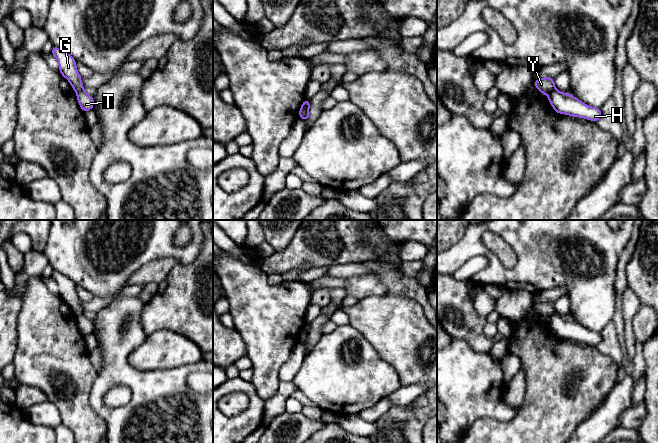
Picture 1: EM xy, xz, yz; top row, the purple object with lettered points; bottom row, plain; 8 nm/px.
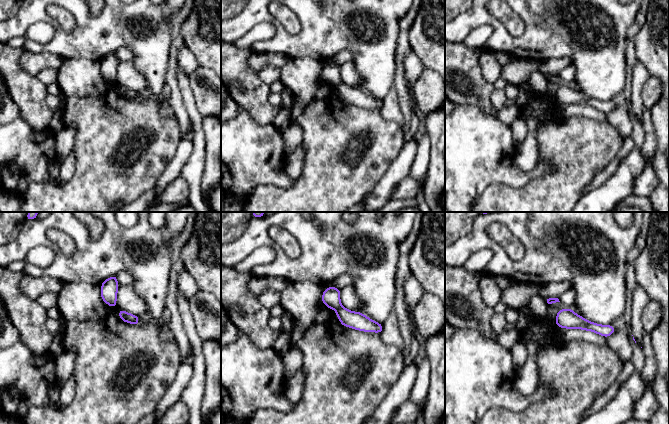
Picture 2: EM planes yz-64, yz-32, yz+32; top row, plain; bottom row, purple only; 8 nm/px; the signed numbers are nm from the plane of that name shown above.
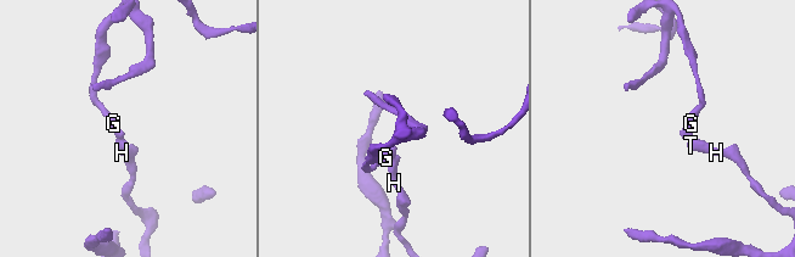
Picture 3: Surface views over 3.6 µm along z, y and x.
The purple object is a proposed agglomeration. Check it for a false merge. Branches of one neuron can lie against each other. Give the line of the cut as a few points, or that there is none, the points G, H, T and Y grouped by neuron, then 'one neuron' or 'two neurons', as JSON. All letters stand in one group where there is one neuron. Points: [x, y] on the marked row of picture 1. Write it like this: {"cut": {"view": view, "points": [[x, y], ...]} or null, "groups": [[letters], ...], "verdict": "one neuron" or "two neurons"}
{"cut": {"view": "xy", "points": [[83, 89], [76, 93]]}, "groups": [["G", "Y"], ["H", "T"]], "verdict": "two neurons"}

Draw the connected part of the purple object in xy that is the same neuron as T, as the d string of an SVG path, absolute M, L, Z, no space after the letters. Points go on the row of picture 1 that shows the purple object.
M84 90L76 93L78 103L82 109L82 111L87 112L94 107L94 99L93 96L88 95Z

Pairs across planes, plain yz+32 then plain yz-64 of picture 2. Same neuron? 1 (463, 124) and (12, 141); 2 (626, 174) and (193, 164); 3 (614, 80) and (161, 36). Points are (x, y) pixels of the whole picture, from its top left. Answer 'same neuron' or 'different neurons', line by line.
1: same neuron
2: different neurons
3: same neuron

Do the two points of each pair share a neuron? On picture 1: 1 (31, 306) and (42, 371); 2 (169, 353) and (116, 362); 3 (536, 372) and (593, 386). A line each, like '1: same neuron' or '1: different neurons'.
1: same neuron
2: different neurons
3: same neuron

